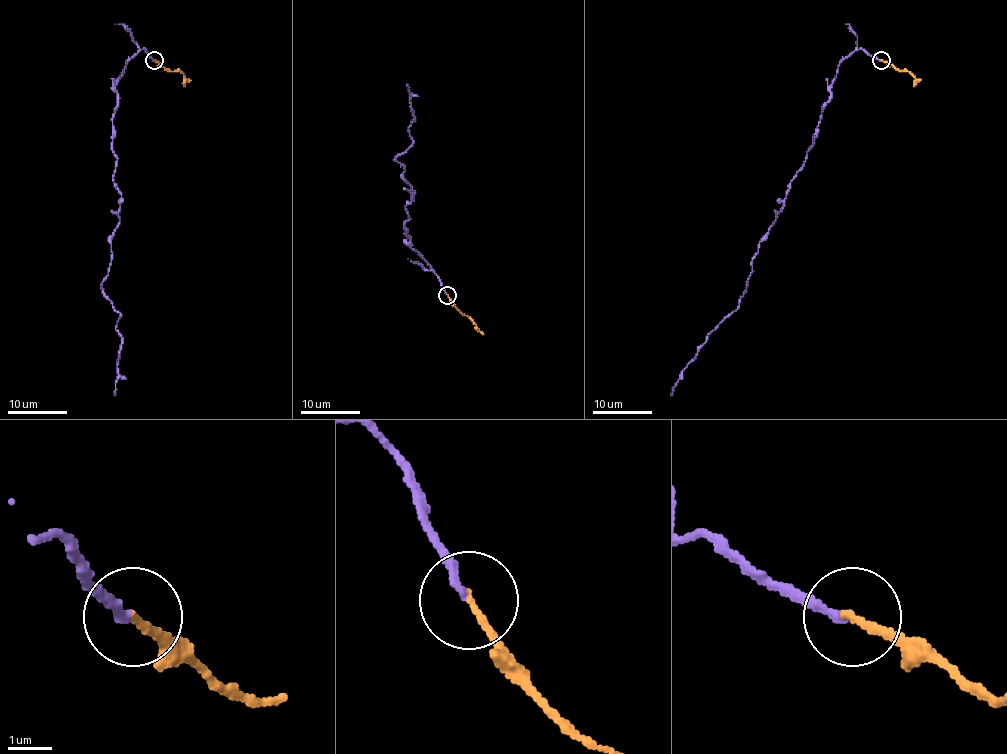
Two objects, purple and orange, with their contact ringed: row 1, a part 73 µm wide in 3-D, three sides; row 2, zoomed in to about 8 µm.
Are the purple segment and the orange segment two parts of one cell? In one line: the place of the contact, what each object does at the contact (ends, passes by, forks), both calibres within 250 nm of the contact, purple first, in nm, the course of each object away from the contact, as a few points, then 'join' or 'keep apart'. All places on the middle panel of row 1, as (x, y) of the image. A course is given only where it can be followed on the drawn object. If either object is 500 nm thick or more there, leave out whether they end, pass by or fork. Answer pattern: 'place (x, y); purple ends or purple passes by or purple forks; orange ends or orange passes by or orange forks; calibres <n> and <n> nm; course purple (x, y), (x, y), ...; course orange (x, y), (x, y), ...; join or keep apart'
place (447, 295); purple ends; orange ends; calibres 190 and 160 nm; course purple (446, 294), (408, 244), (405, 205), (414, 200), (412, 188), (394, 160), (412, 143), (408, 84); course orange (446, 294), (483, 334); keep apart

